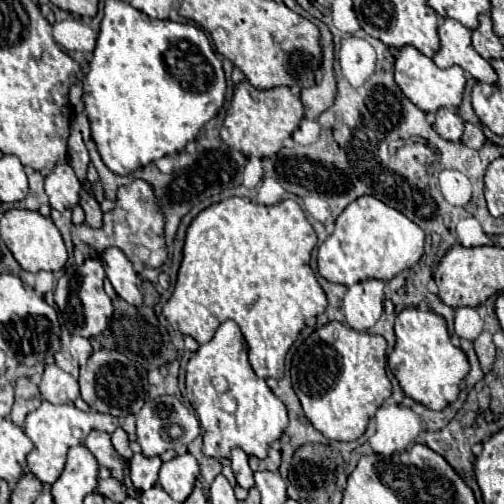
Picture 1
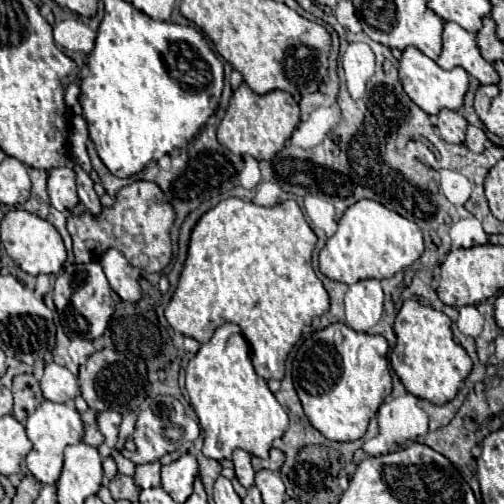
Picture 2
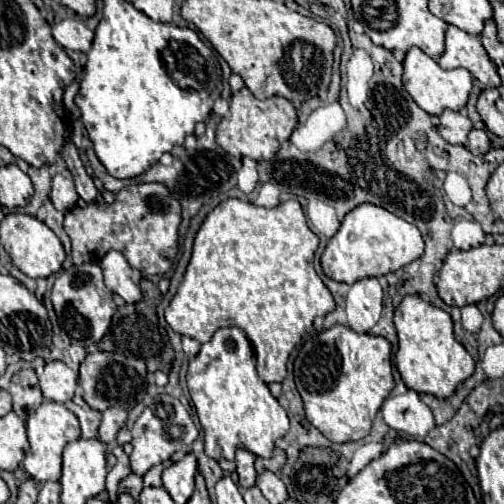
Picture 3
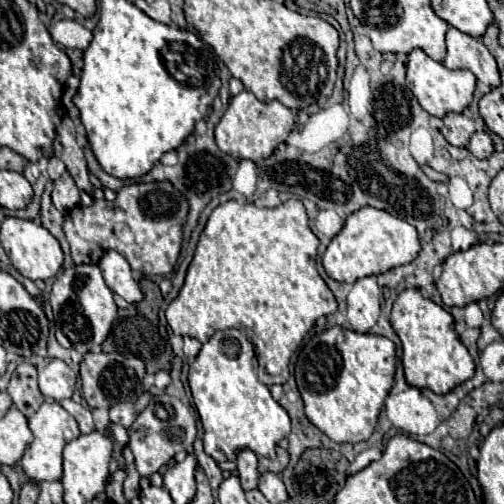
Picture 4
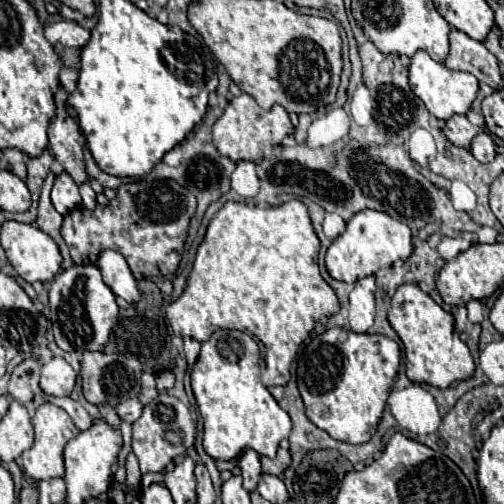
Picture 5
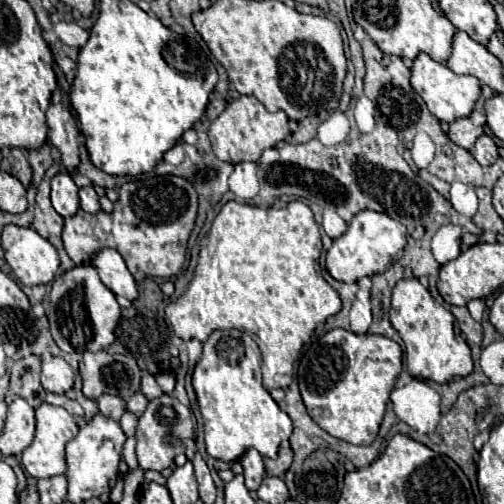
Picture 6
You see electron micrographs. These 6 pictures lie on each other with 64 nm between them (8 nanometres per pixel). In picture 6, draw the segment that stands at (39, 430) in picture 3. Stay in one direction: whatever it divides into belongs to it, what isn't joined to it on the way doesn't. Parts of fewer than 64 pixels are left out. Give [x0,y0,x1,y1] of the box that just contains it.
[20,402,78,478]

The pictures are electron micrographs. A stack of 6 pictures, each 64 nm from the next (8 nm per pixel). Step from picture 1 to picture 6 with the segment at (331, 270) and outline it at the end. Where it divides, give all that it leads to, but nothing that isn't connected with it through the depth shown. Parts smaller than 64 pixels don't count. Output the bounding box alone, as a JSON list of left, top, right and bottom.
[326,210,406,284]

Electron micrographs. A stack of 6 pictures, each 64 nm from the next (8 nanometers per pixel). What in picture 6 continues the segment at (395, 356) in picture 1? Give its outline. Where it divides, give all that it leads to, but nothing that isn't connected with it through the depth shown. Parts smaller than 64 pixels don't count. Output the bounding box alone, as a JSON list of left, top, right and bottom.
[390,278,474,384]

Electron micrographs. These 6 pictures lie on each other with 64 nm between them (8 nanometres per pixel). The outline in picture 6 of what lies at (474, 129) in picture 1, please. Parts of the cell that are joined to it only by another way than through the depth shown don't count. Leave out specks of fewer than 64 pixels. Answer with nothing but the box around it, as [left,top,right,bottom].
[472,136,498,166]

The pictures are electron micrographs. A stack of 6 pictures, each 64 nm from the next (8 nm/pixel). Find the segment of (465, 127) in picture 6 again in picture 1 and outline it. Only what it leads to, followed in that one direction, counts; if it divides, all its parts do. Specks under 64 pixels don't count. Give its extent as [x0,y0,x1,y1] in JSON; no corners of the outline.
[434,108,464,142]

